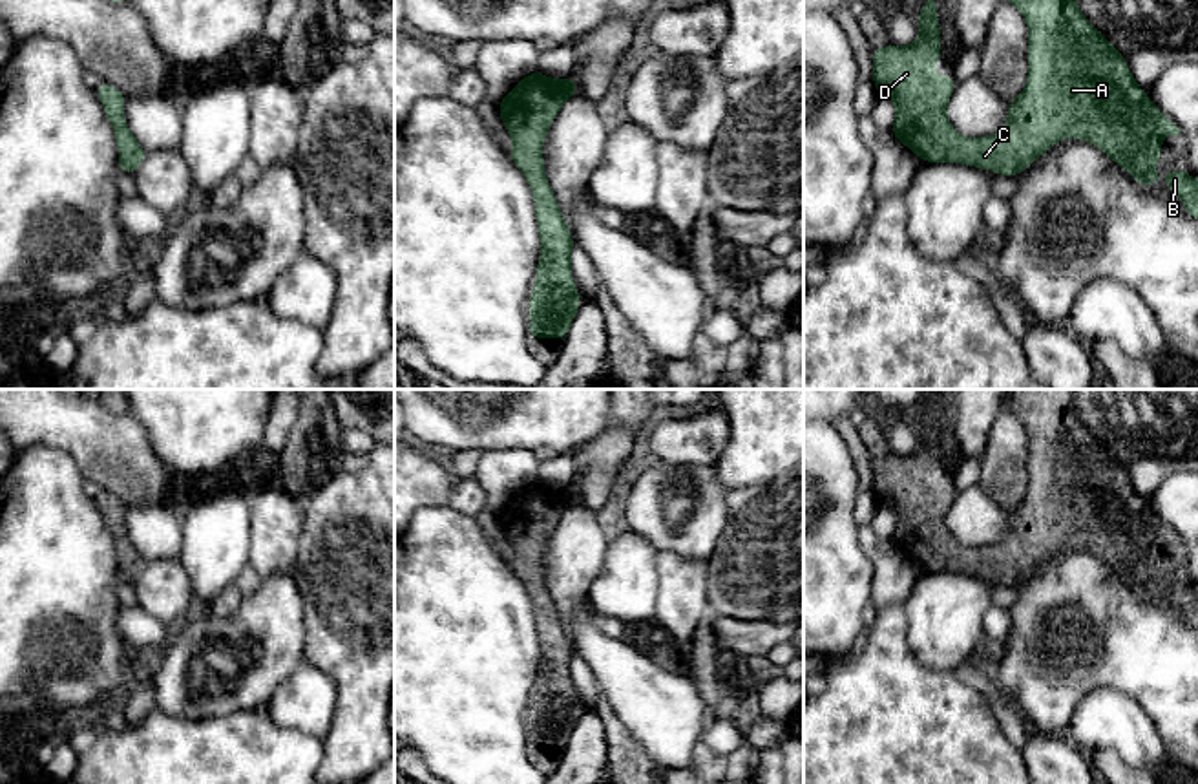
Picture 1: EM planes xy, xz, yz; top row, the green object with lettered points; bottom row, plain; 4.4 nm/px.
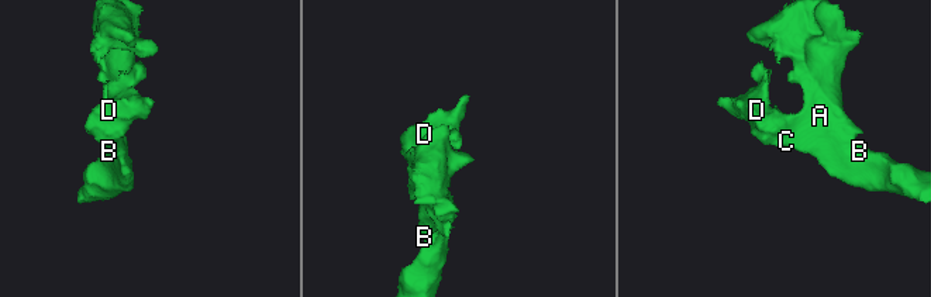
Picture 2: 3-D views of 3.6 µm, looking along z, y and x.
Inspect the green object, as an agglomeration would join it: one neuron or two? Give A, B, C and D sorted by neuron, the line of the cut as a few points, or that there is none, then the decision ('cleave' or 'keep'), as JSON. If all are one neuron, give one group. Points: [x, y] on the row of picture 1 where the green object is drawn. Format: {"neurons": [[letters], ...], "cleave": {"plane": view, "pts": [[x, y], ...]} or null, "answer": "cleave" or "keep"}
{"neurons": [["A", "B", "C", "D"]], "cleave": null, "answer": "keep"}

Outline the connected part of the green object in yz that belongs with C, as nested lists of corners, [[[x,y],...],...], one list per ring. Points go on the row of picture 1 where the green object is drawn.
[[[924,0],[919,20],[919,40],[911,46],[898,48],[889,44],[871,51],[873,84],[878,95],[893,101],[897,115],[893,137],[904,143],[924,163],[962,163],[999,175],[1015,177],[1026,170],[1041,154],[1048,152],[1065,137],[1083,139],[1103,150],[1116,164],[1125,168],[1138,185],[1154,186],[1160,172],[1149,174],[1161,159],[1161,137],[1178,135],[1180,128],[1163,115],[1134,80],[1123,55],[1098,33],[1098,29],[1079,11],[1076,0],[1004,0],[1014,4],[1028,24],[1028,79],[1025,91],[1008,102],[1006,126],[997,135],[968,139],[961,135],[946,117],[946,106],[955,90],[953,73],[948,77],[935,75],[935,60],[942,58],[941,26],[937,22],[939,0]]]

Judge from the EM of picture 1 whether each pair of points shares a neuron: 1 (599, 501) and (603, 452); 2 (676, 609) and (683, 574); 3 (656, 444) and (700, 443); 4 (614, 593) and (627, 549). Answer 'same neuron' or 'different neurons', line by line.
1: same neuron
2: same neuron
3: same neuron
4: same neuron

